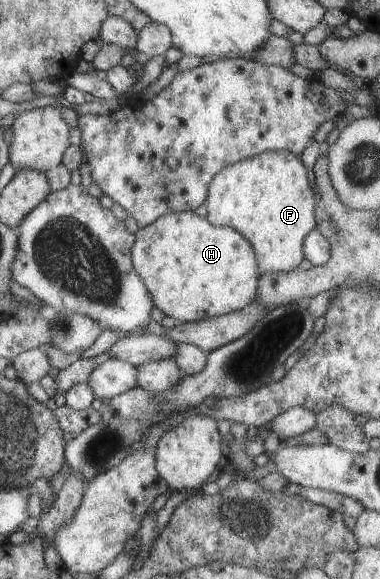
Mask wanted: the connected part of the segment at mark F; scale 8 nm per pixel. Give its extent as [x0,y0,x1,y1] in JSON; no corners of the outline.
[205,150,317,275]

